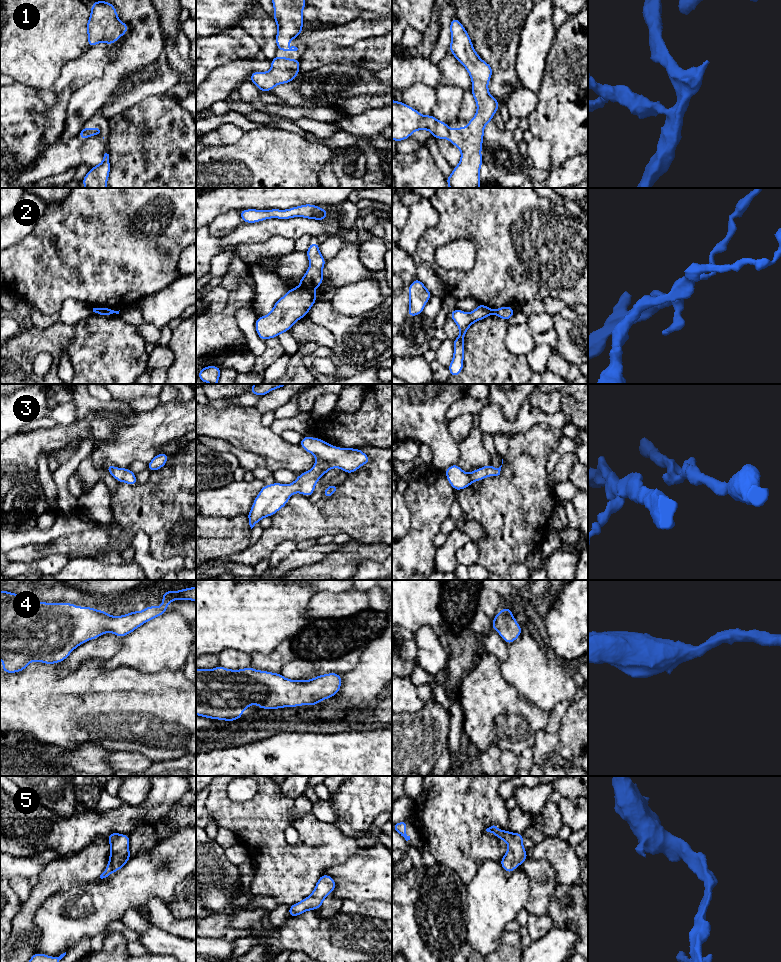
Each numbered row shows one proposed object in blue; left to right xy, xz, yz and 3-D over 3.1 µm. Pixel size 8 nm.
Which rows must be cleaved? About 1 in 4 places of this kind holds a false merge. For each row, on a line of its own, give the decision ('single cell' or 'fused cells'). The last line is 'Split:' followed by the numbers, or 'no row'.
1: single cell
2: fused cells
3: single cell
4: single cell
5: single cell
Split: 2

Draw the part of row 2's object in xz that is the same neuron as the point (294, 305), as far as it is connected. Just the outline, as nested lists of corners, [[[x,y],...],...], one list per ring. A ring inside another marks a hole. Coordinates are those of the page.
[[[303,286],[289,289],[275,302],[268,315],[257,317],[255,329],[259,338],[265,341],[290,331],[295,322],[308,314],[316,300],[317,297],[313,290]]]

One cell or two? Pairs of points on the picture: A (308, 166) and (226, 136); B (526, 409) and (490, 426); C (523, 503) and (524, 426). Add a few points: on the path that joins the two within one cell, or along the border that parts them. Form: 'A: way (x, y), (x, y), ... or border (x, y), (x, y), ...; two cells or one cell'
A: border (245, 132), (236, 142), (226, 145); two cells
B: way (521, 419), (514, 426), (500, 426); one cell
C: border (546, 423), (536, 423), (524, 432), (509, 436); two cells

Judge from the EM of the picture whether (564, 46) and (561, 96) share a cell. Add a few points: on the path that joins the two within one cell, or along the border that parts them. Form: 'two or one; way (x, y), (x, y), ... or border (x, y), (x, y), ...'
one; way (562, 58), (562, 84)

